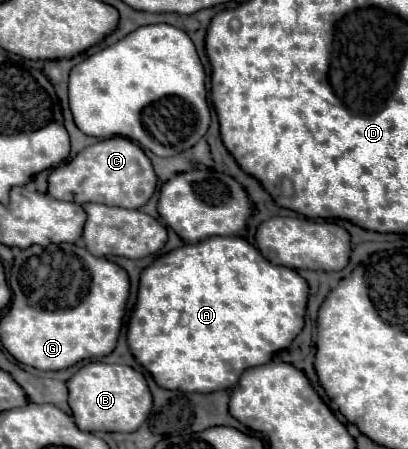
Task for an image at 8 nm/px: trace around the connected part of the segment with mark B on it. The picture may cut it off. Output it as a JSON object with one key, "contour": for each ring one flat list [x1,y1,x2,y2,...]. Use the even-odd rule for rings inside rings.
{"contour":[[100,361,86,363,68,379,68,405,82,431,136,431,152,409,152,395,142,373,128,365,108,365]]}

